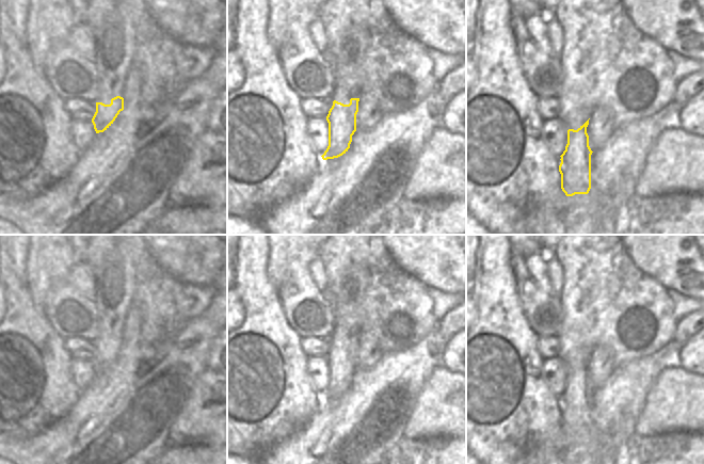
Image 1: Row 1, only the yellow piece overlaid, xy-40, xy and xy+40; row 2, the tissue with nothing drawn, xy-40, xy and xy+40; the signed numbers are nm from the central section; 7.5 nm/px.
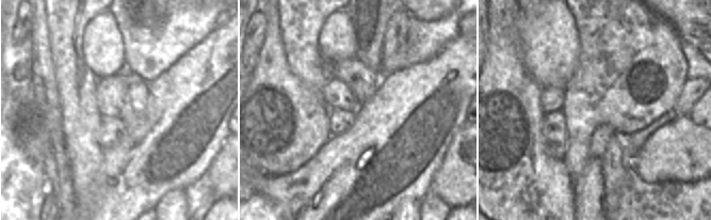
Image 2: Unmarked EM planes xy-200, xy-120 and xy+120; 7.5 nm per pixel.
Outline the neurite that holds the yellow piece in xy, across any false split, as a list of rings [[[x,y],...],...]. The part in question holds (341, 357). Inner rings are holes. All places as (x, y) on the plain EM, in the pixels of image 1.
[[[351,337],[349,343],[336,339],[329,350],[329,385],[321,395],[323,399],[342,395],[350,387],[352,374],[356,370],[356,353],[359,337]]]

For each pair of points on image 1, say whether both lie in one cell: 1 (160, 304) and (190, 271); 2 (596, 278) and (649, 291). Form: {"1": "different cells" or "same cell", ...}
{"1": "different cells", "2": "same cell"}

